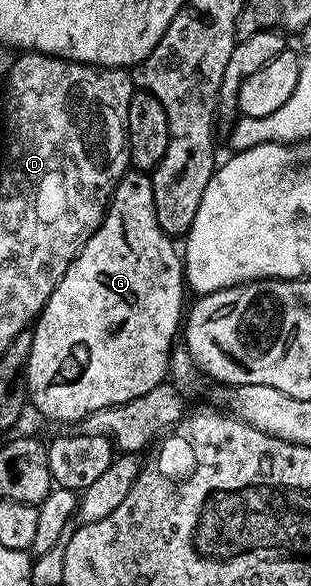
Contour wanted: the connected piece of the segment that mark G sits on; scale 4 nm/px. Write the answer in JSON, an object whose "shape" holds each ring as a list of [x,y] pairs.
{"shape":[[[128,172],[124,174],[117,188],[111,194],[111,200],[107,204],[107,211],[93,236],[81,248],[81,252],[69,264],[65,276],[55,285],[55,291],[49,296],[45,308],[33,323],[31,335],[31,351],[25,371],[25,385],[30,405],[35,405],[39,414],[44,414],[51,422],[75,422],[82,423],[90,414],[96,414],[98,410],[104,410],[110,406],[120,406],[137,396],[145,396],[145,392],[153,392],[153,388],[164,385],[163,378],[173,366],[173,349],[175,333],[180,333],[181,323],[185,318],[185,304],[183,308],[183,288],[185,289],[185,275],[183,272],[183,259],[180,251],[175,251],[172,239],[163,231],[161,224],[157,224],[157,212],[153,204],[153,184],[150,177],[143,172]]]}

